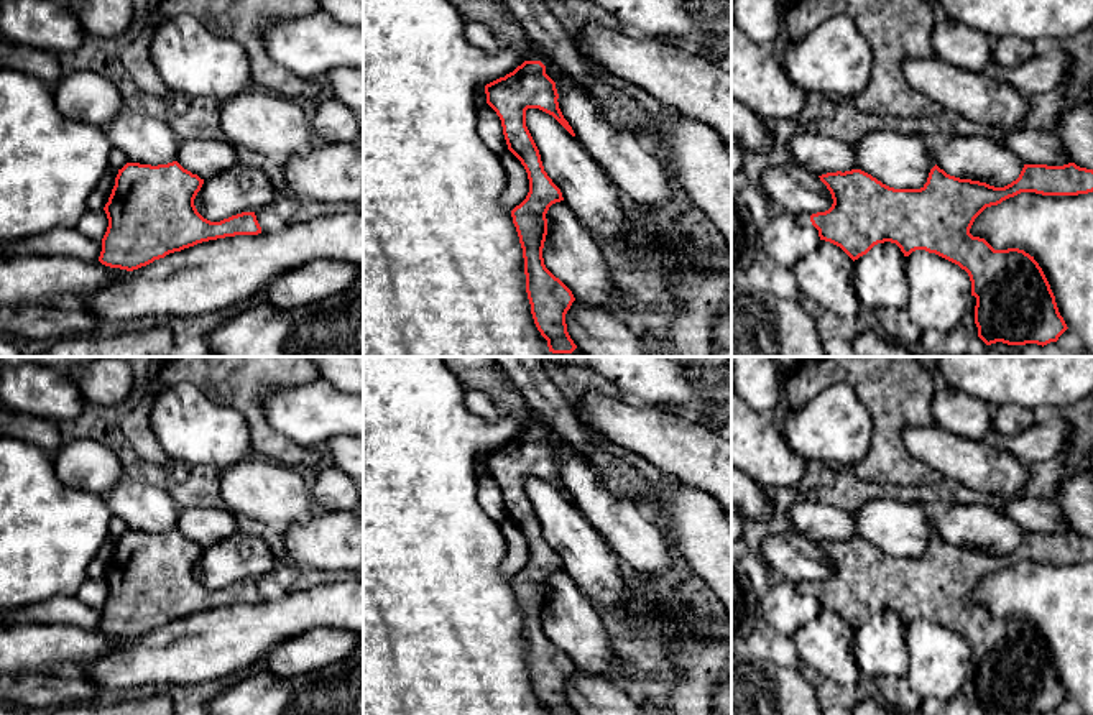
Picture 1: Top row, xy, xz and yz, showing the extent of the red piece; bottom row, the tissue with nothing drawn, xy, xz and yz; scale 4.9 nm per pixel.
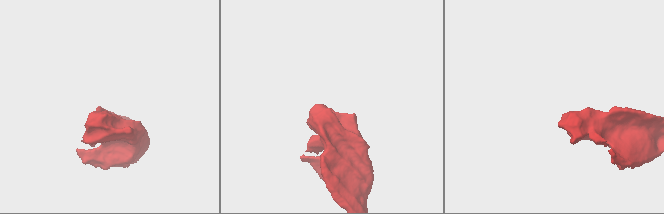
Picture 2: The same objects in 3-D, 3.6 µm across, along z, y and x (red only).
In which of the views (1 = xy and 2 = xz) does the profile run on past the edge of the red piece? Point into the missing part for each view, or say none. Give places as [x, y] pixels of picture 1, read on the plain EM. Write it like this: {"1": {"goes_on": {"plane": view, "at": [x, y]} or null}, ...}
{"1": {"goes_on": null}, "2": {"goes_on": null}}

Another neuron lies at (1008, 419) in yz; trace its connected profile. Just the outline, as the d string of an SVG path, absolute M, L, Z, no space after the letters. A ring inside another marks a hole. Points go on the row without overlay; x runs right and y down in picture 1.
M1016 404L993 408L993 429L1003 436L1014 436L1027 429L1034 421L1032 411Z

